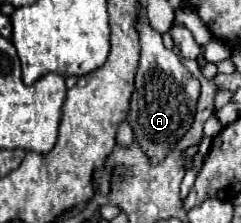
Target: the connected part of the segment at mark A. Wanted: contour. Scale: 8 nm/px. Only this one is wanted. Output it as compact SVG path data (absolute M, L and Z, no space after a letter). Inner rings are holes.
M144 19L138 21L140 31L140 67L136 73L136 89L130 101L128 123L134 131L134 139L152 165L160 163L168 153L174 151L176 143L188 133L196 101L200 95L200 81L180 63L174 51L168 51L162 43L162 35L156 33Z

